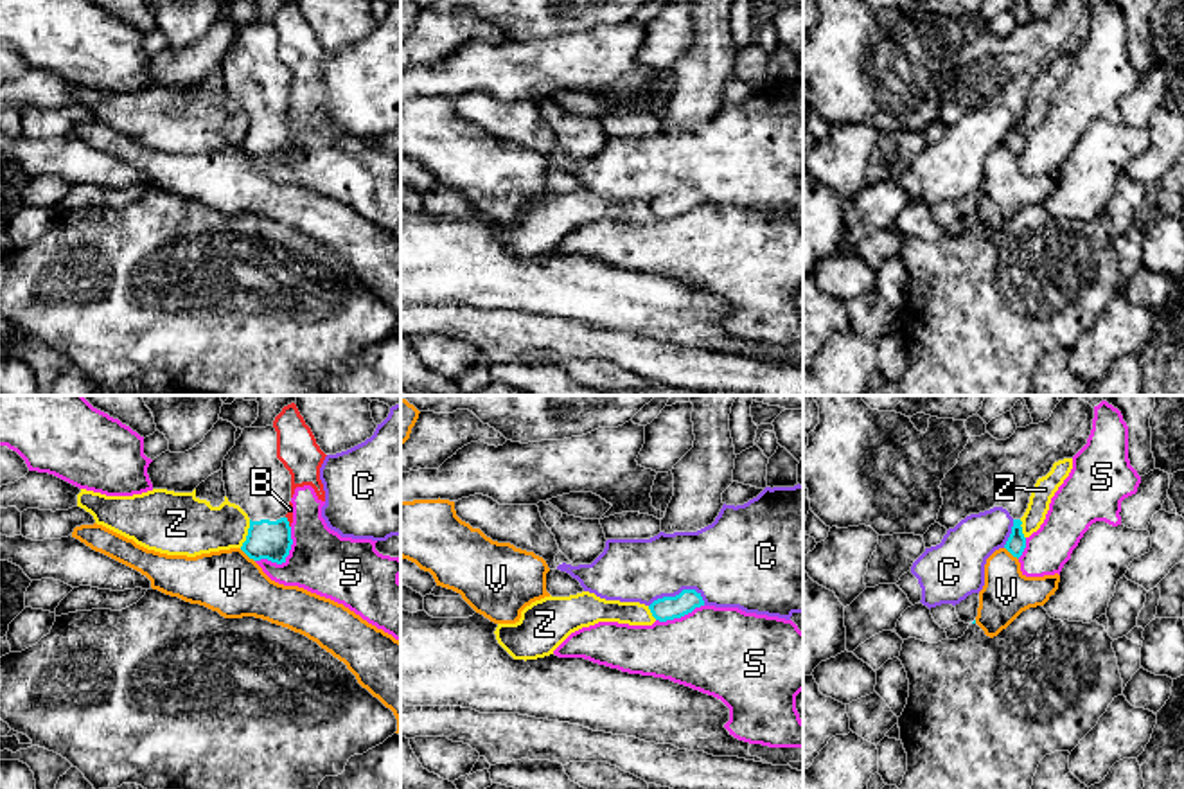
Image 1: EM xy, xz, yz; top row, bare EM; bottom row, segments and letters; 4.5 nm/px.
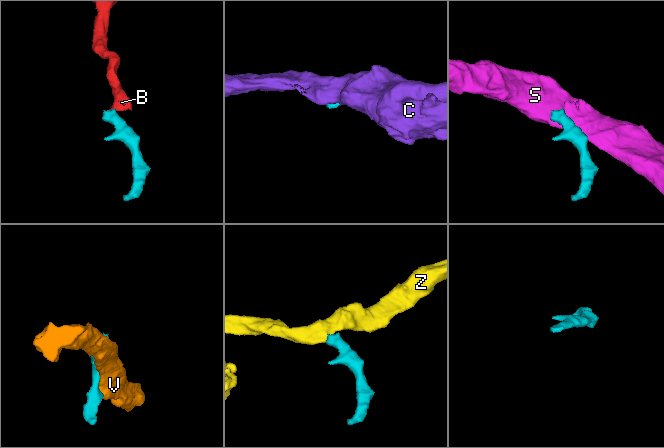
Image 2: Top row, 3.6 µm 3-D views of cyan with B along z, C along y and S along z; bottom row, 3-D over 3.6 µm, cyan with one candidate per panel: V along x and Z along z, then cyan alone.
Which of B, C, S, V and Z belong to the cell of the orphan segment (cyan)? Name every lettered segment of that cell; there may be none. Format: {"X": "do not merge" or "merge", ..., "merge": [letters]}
{"B": "do not merge", "C": "do not merge", "S": "do not merge", "V": "do not merge", "Z": "do not merge", "merge": []}

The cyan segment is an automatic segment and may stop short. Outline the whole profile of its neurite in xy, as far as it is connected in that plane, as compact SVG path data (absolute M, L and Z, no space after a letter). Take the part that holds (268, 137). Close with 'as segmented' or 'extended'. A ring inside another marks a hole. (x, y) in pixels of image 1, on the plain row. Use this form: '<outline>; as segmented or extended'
M244 25L221 68L228 99L250 115L241 147L253 158L286 160L293 142L286 115L291 72L277 56L275 25Z; extended

